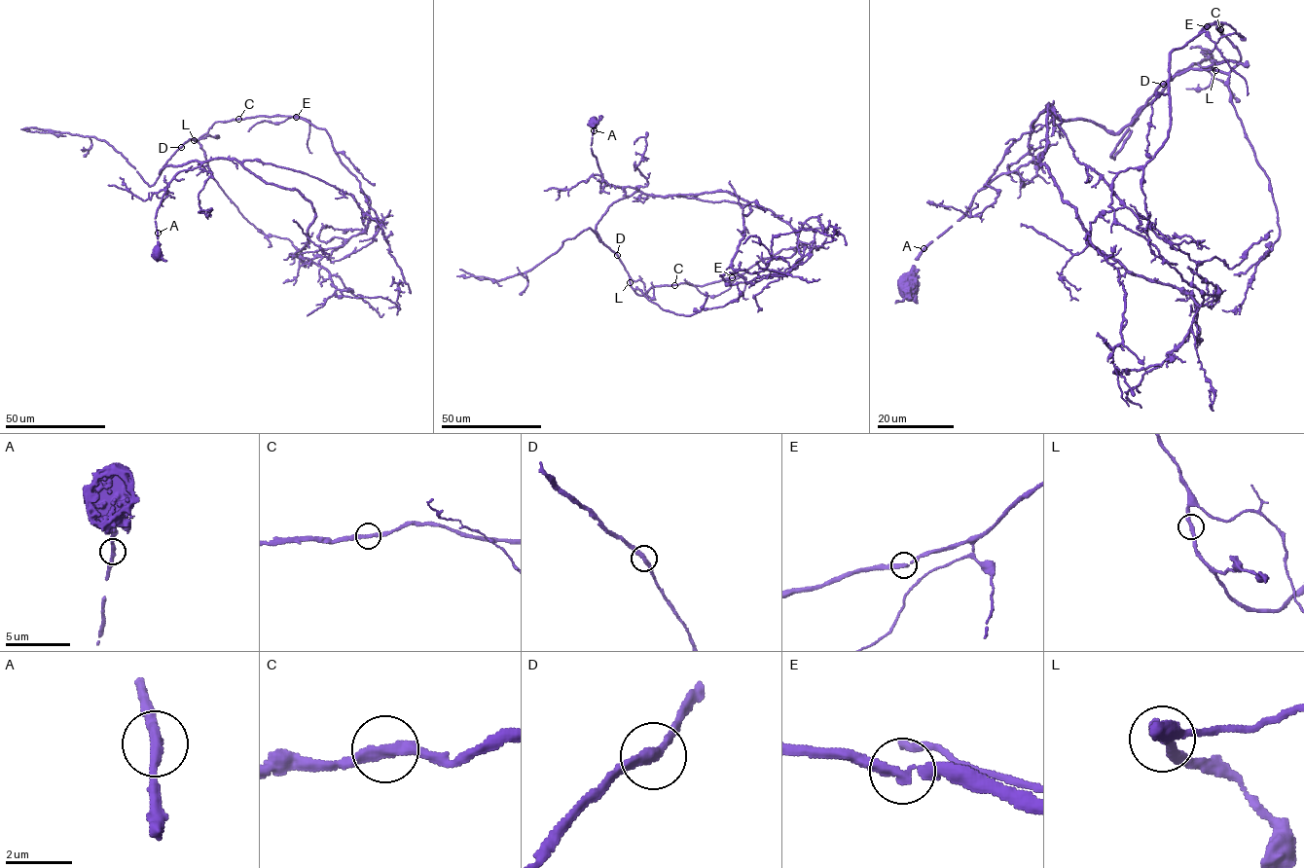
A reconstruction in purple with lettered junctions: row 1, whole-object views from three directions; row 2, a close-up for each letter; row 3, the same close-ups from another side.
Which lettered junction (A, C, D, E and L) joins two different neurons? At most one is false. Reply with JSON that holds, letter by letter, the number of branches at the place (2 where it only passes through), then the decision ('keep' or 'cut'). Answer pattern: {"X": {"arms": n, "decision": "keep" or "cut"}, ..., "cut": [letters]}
{"A": {"arms": 2, "decision": "keep"}, "C": {"arms": 2, "decision": "keep"}, "D": {"arms": 2, "decision": "keep"}, "E": {"arms": 2, "decision": "keep"}, "L": {"arms": 2, "decision": "keep"}, "cut": []}

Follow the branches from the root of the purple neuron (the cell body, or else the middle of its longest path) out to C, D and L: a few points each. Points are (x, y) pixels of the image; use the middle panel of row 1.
C: (593, 124), (591, 150), (600, 185), (637, 190), (608, 207), (596, 233), (618, 256), (638, 295), (674, 284)
D: (593, 124), (591, 150), (602, 176), (600, 185), (637, 190), (614, 201), (596, 226), (600, 239), (617, 255)
L: (593, 124), (591, 150), (602, 176), (600, 185), (637, 190), (614, 201), (596, 230), (618, 256), (630, 282)

